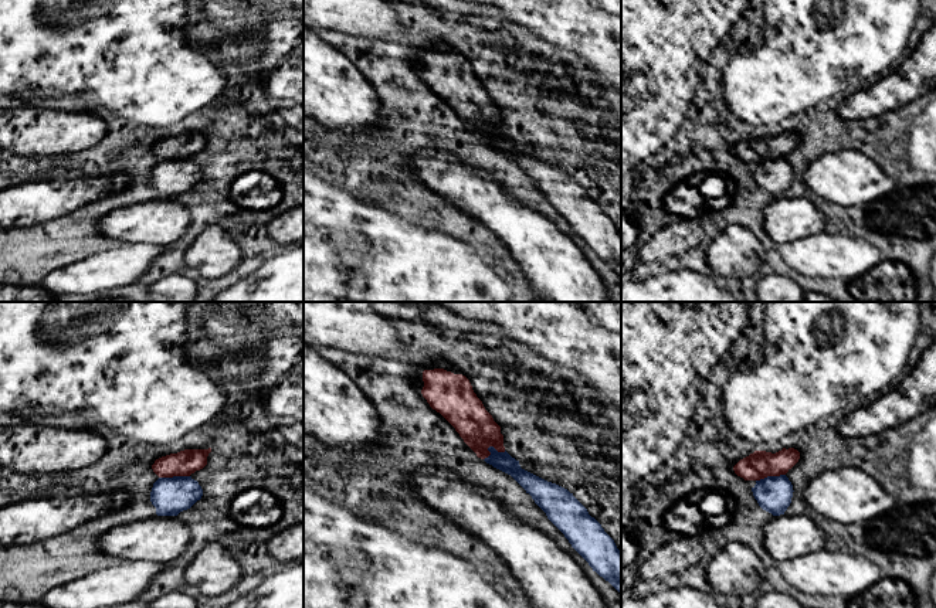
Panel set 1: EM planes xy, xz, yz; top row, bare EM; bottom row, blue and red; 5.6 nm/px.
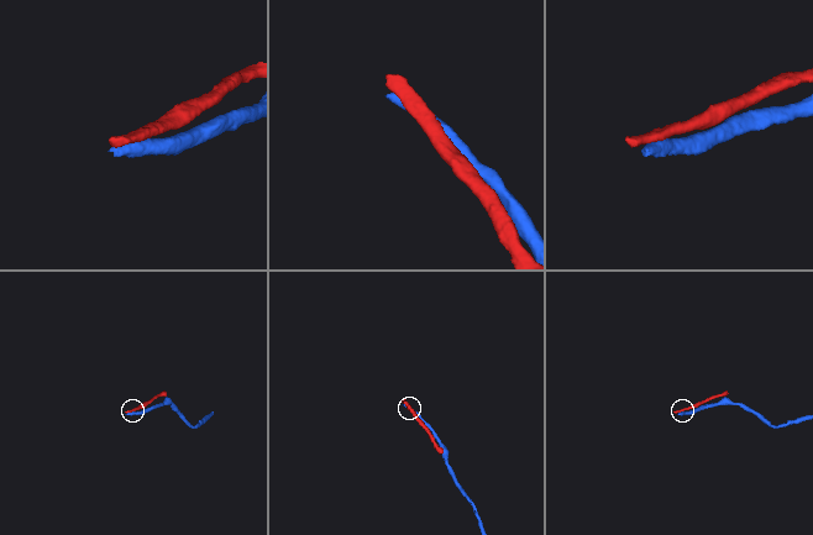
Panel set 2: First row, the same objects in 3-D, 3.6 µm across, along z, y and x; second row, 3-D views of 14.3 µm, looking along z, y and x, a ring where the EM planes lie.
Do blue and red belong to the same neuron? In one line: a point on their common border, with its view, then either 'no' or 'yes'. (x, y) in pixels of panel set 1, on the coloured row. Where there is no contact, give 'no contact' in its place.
xy (173, 476) | no

